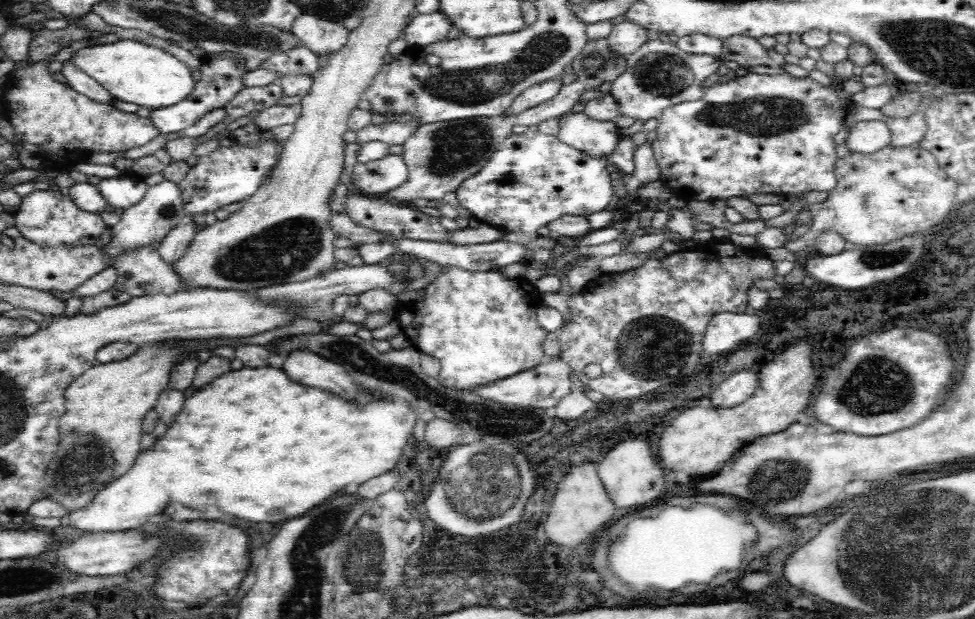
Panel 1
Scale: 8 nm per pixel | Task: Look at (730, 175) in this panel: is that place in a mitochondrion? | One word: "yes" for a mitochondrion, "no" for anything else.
no

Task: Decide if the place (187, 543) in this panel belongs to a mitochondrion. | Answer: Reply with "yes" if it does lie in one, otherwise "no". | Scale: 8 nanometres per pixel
no

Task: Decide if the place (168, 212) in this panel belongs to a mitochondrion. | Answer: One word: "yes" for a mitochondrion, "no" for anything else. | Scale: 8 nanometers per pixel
no

